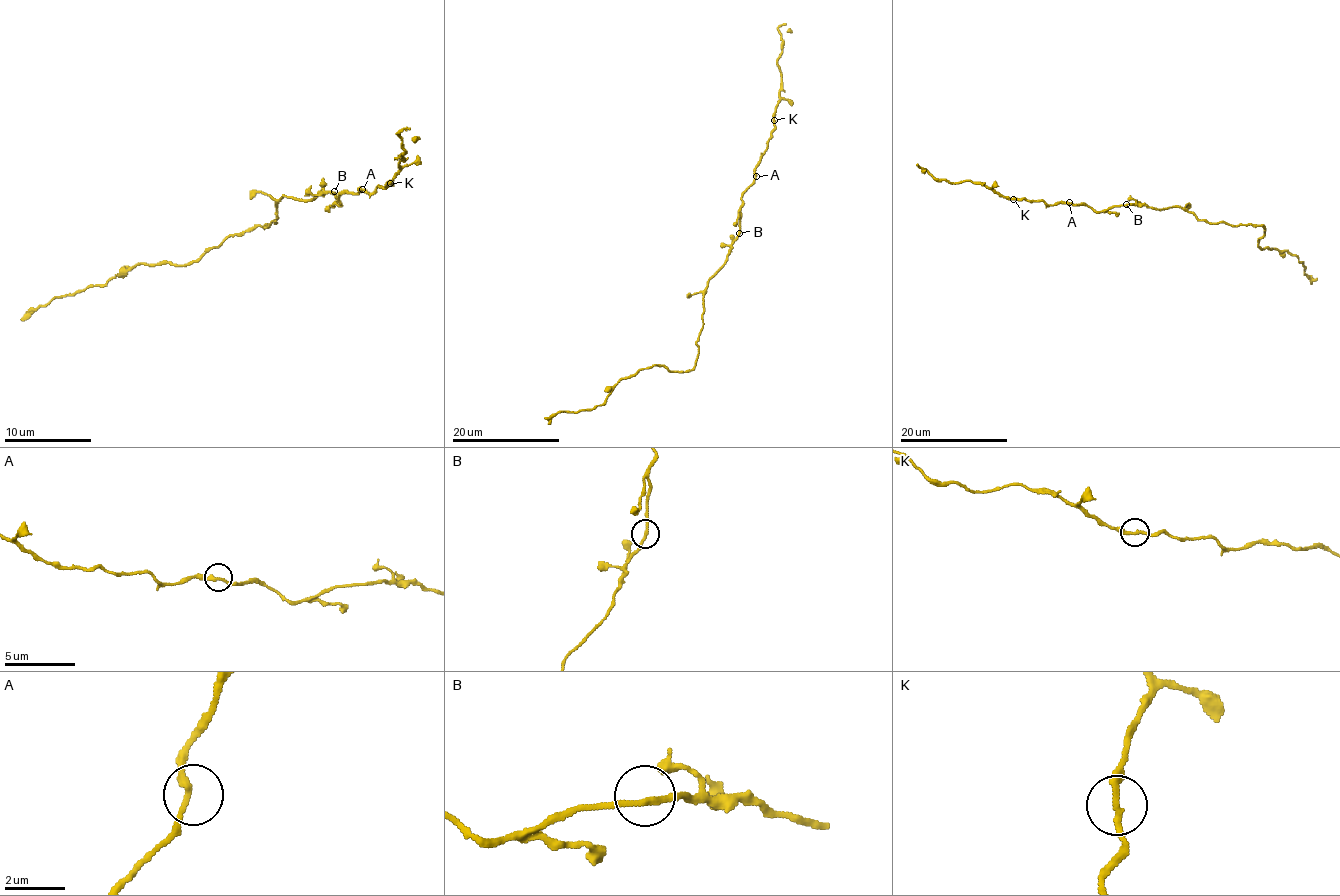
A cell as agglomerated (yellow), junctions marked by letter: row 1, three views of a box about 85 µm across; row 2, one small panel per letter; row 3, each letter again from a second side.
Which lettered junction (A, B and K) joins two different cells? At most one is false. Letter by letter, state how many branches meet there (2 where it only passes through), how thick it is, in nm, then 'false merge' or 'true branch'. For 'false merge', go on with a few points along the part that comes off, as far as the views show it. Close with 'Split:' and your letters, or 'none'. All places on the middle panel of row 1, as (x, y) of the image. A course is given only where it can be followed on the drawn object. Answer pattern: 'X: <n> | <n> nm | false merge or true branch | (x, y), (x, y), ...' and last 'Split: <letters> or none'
A: 2 | 240 nm | true branch
B: 2 | 200 nm | true branch
K: 2 | 240 nm | true branch
Split: none

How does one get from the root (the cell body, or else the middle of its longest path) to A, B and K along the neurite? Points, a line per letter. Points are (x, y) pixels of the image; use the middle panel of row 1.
A: (713, 274), (724, 264), (731, 243), (739, 233), (742, 195), (756, 176)
B: (713, 274), (724, 264), (731, 243), (739, 233)
K: (713, 274), (724, 264), (731, 243), (739, 233), (742, 195), (755, 177), (755, 167), (767, 146), (774, 119)

